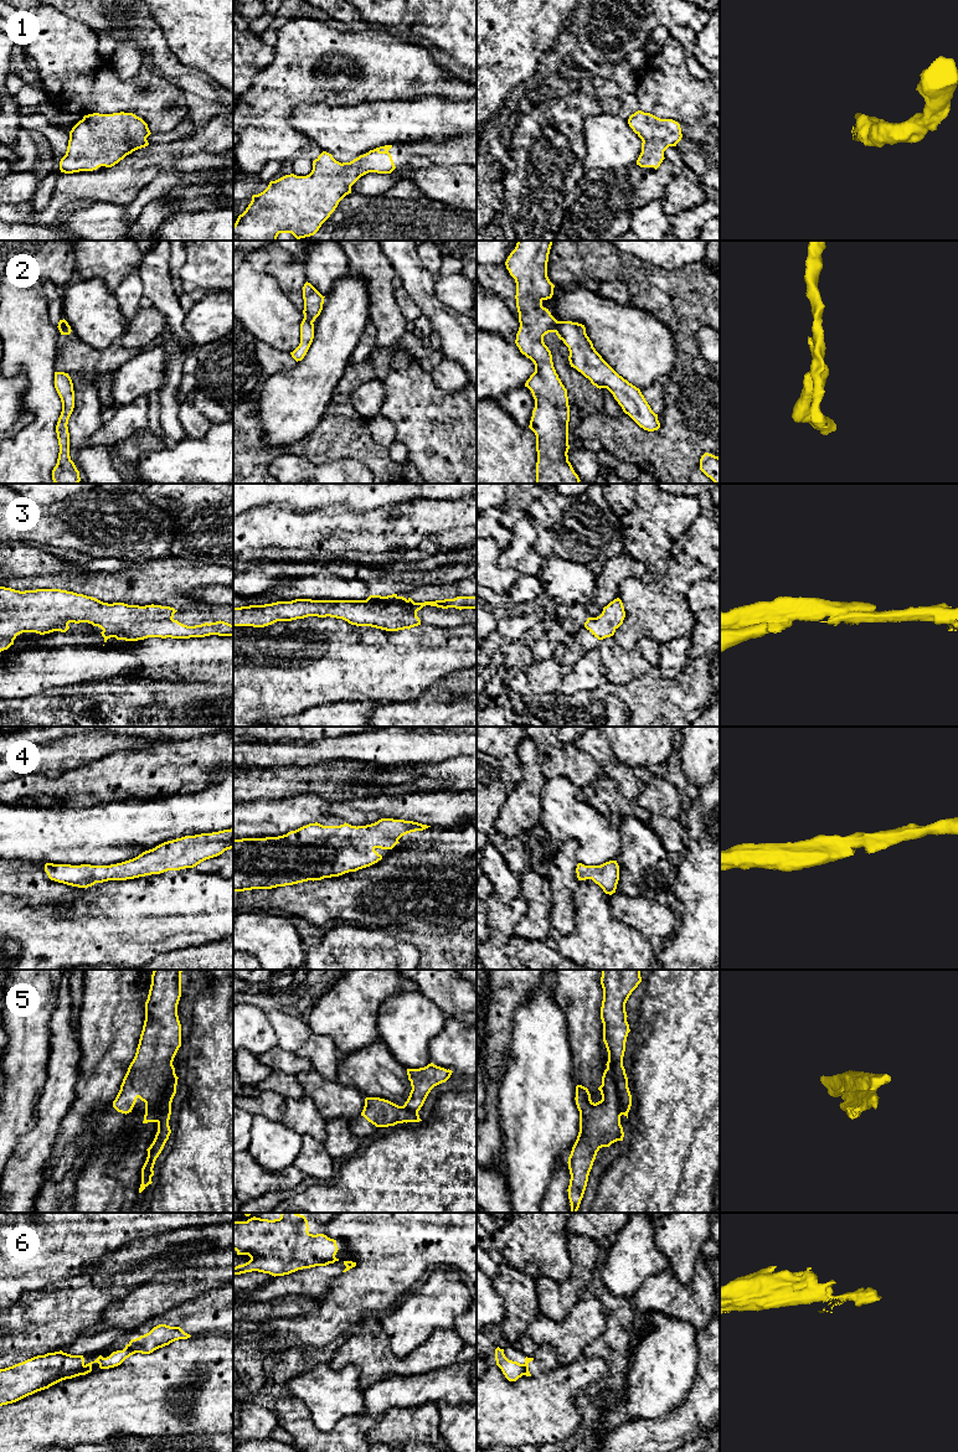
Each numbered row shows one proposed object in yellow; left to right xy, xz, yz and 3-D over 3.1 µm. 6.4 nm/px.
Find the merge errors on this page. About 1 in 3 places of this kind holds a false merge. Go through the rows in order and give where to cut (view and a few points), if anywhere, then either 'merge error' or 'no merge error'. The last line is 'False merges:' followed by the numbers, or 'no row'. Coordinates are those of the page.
1: no cut; no merge error
2: cut in yz along (557, 321), (555, 331); merge error
3: no cut; no merge error
4: no cut; no merge error
5: cut in yz along (607, 1068), (616, 1086), (619, 1111), (622, 1114); merge error
6: cut in xy along (85, 1365), (78, 1374); merge error
False merges: 2, 5, 6

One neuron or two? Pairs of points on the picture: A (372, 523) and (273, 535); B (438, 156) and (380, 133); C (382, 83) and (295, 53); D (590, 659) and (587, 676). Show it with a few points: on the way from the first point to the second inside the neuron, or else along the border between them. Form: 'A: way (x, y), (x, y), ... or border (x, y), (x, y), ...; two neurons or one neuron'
A: way (348, 523), (315, 523), (298, 528); one neuron
B: border (432, 139), (395, 143), (392, 145); two neurons
C: way (360, 61), (356, 56), (343, 52), (318, 53); one neuron
D: way (590, 662), (587, 672); one neuron

